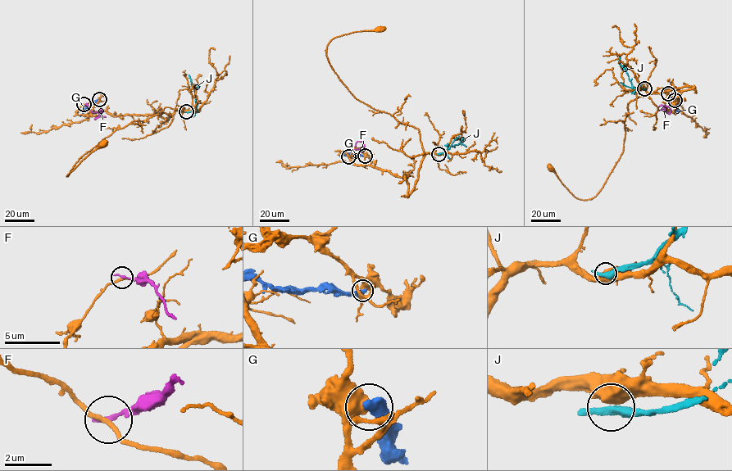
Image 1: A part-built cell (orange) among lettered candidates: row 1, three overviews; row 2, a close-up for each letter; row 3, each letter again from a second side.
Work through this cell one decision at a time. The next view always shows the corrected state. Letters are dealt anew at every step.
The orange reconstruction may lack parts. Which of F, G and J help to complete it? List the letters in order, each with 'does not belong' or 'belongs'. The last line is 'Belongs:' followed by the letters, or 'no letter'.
F: does not belong
G: does not belong
J: does not belong
Belongs: no letter

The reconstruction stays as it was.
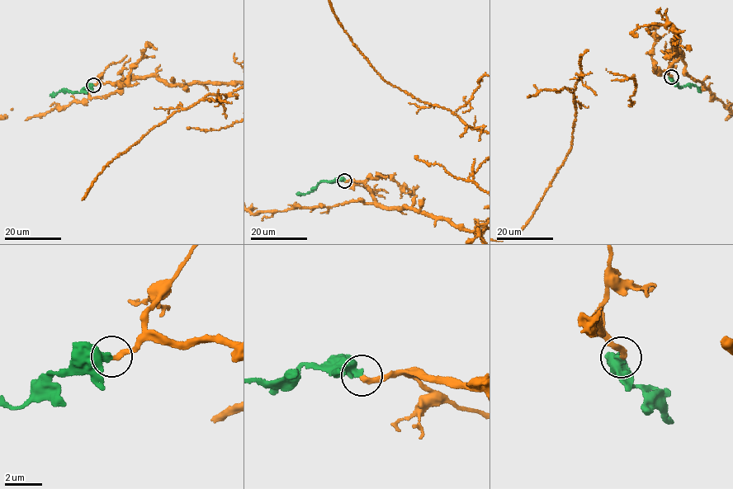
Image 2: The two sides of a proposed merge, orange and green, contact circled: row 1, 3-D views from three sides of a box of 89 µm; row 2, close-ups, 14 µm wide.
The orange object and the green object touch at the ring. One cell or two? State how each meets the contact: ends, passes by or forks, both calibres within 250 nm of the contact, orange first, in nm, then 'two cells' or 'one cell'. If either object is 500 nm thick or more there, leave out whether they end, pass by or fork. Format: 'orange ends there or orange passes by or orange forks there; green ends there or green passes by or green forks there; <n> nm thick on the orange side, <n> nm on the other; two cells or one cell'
orange ends there; green ends there; 280 nm thick on the orange side, 400 nm on the other; one cell

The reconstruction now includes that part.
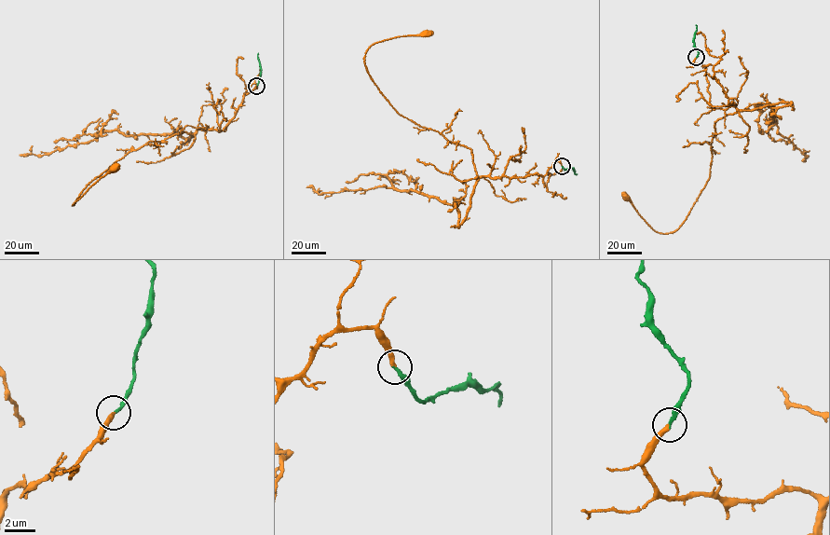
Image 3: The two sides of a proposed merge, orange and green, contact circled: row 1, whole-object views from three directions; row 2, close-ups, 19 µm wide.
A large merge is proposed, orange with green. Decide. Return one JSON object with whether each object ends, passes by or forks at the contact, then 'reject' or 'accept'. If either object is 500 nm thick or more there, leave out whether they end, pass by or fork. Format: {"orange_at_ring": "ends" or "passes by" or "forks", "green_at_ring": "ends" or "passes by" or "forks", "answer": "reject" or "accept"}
{"orange_at_ring": "ends", "green_at_ring": "ends", "answer": "accept"}

